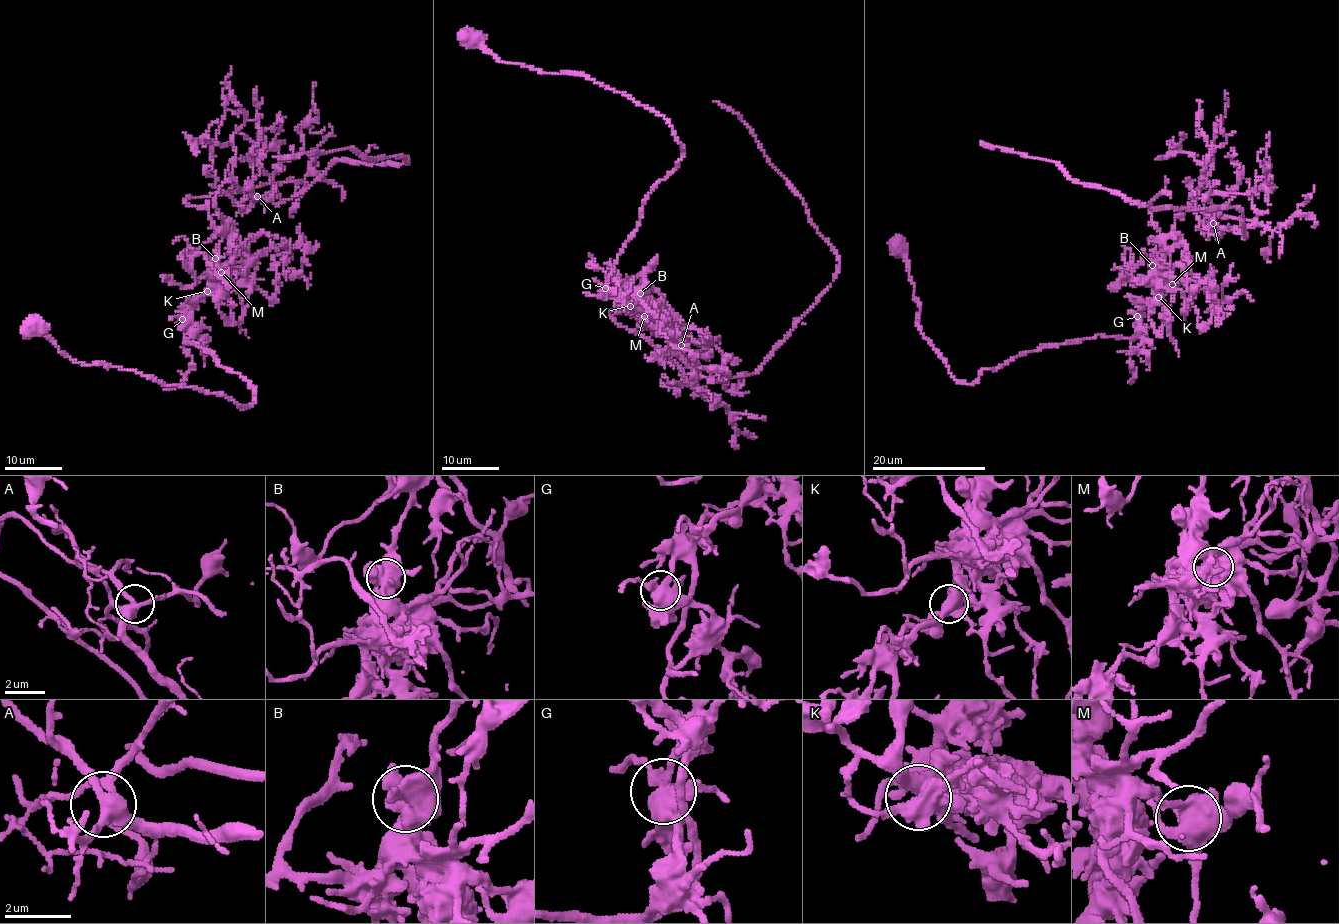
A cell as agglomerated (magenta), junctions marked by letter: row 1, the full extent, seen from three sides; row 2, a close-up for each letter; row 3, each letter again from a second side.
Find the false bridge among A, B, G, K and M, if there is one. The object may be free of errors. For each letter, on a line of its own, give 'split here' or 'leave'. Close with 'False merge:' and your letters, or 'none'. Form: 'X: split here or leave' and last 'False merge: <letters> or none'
A: leave
B: leave
G: leave
K: leave
M: split here
False merge: M

